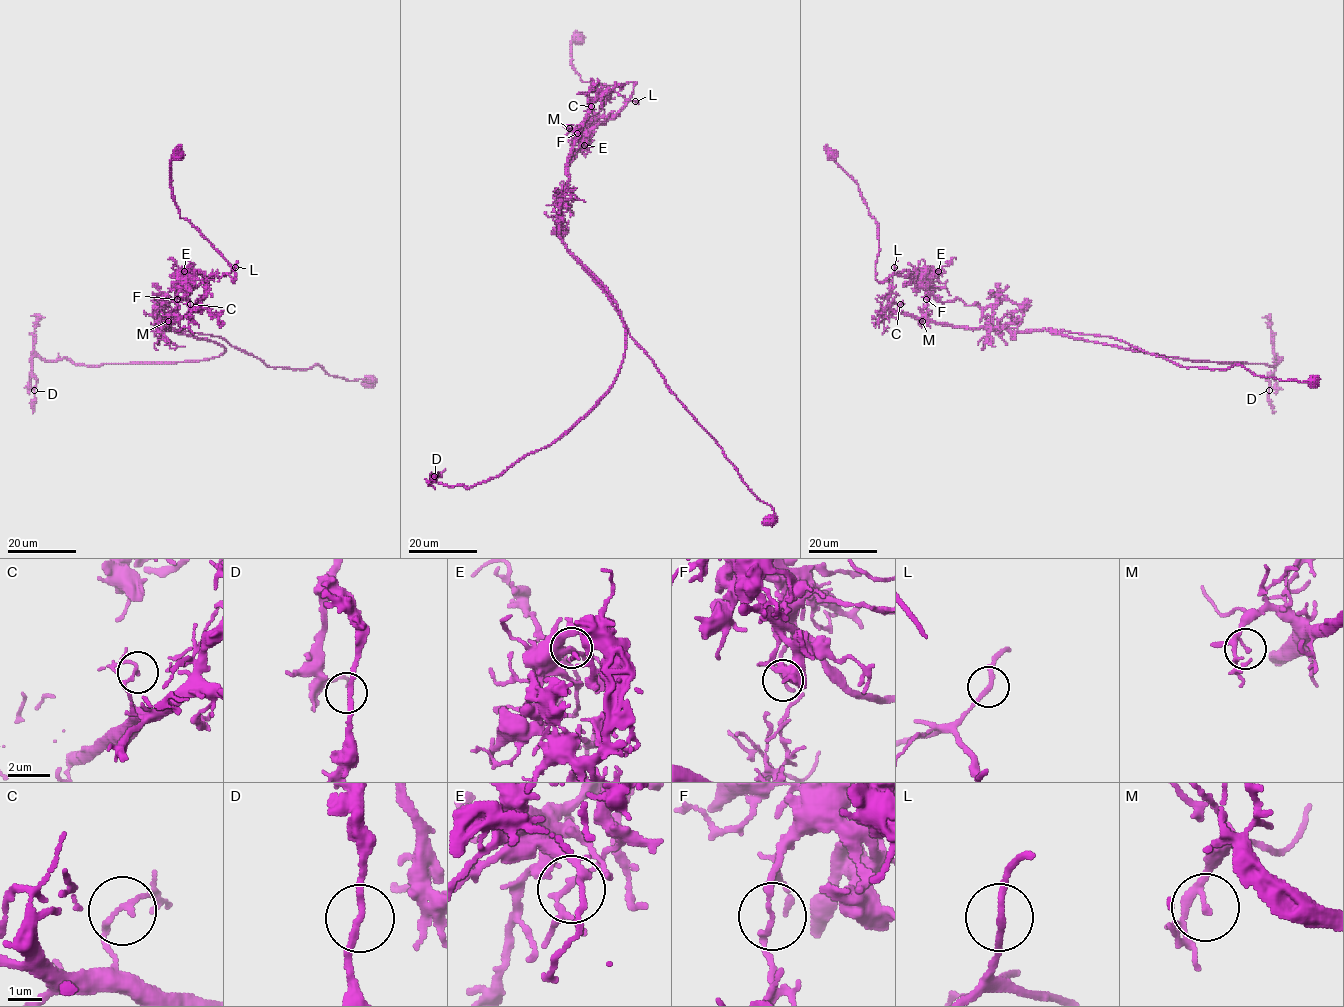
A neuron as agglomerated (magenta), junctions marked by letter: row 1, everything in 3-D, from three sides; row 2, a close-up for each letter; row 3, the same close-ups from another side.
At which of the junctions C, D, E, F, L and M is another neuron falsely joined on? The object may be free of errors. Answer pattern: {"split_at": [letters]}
{"split_at": ["F"]}

